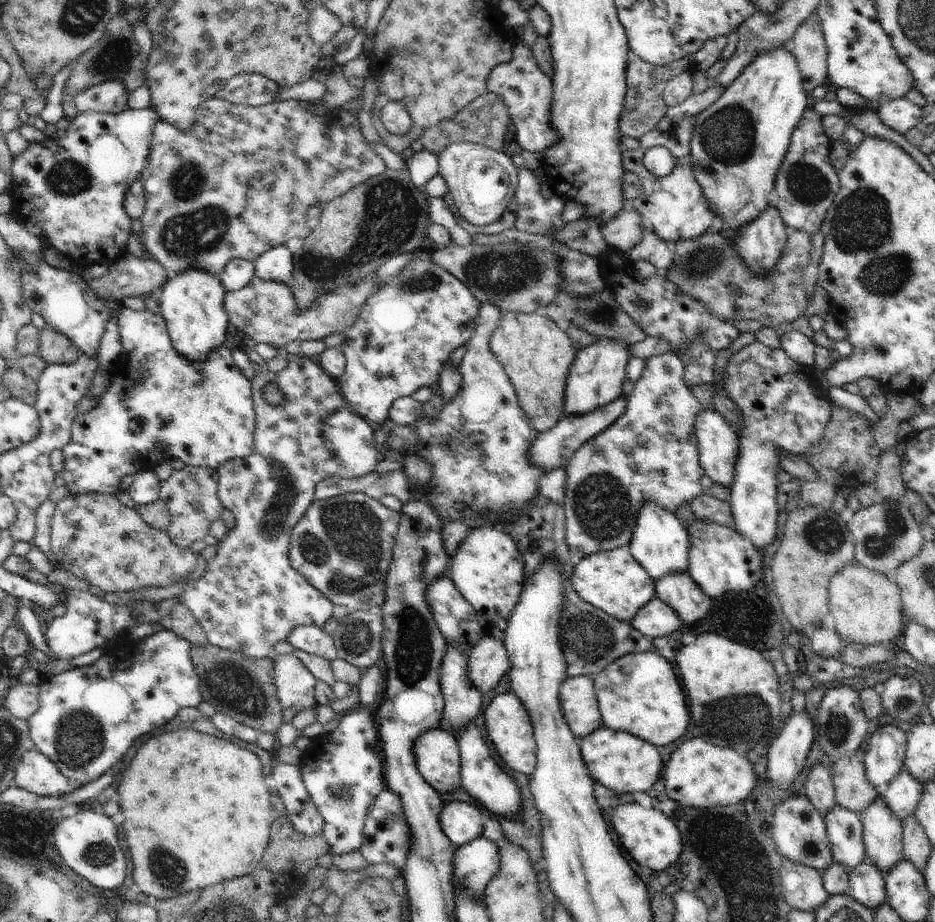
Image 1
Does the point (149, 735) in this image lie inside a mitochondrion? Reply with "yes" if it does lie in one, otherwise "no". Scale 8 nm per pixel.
no

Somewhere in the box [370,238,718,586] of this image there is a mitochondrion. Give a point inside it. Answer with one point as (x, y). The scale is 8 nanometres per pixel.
(601, 504)

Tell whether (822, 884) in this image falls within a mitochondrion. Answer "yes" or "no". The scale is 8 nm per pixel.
no

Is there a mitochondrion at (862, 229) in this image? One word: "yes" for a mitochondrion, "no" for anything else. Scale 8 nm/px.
yes

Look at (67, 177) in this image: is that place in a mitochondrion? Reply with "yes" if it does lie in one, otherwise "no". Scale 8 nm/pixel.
yes

